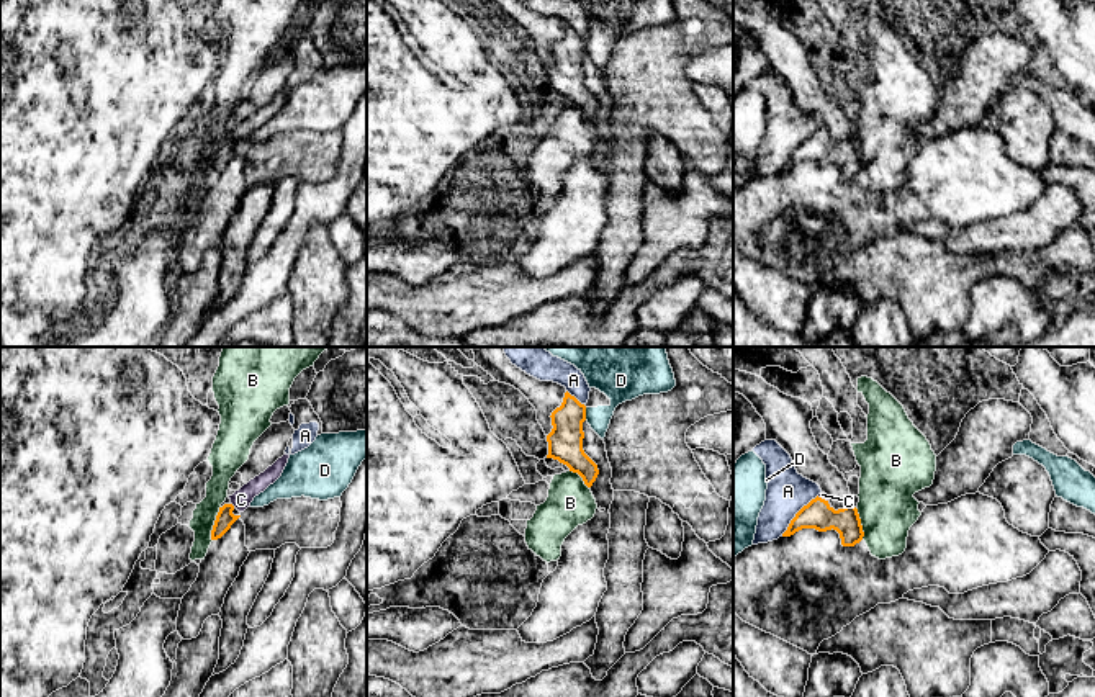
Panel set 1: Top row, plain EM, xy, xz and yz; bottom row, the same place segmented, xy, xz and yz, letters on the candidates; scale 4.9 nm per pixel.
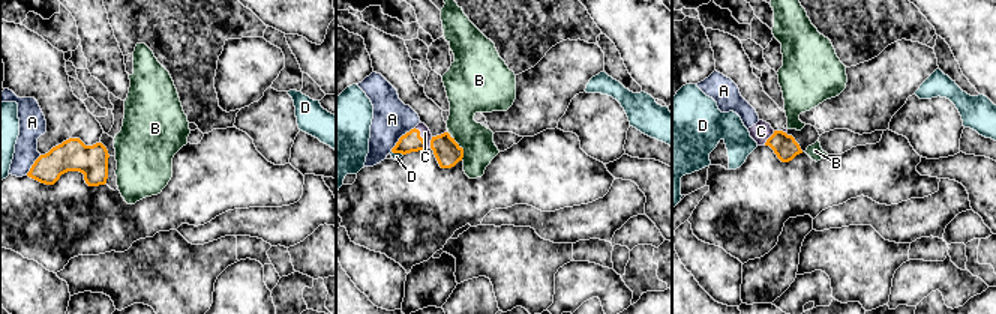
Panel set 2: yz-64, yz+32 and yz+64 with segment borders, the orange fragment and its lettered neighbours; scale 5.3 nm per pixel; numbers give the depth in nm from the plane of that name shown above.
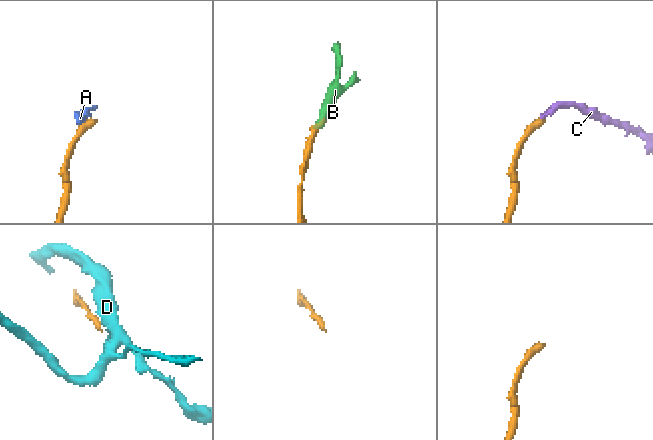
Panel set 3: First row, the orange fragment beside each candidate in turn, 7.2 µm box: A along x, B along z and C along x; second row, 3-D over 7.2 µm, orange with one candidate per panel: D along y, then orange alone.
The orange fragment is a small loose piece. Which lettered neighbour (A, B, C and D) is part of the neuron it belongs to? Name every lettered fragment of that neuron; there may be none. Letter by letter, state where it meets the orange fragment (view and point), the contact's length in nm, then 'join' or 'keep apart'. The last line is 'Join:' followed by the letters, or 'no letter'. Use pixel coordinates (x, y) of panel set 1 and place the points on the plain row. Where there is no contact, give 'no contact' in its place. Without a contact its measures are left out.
A: meets orange in yz at (796, 148); contact 280 nm long; keep apart
B: meets orange in xy at (215, 157); contact 180 nm long; keep apart
C: meets orange in yz at (825, 134); contact 90 nm long; join
D: meets orange in xz at (585, 48); contact 60 nm long; keep apart
Join: C

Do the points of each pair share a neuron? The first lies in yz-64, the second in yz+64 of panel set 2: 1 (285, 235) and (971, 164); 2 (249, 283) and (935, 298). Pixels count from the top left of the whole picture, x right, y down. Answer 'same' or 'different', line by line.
1: different
2: different

